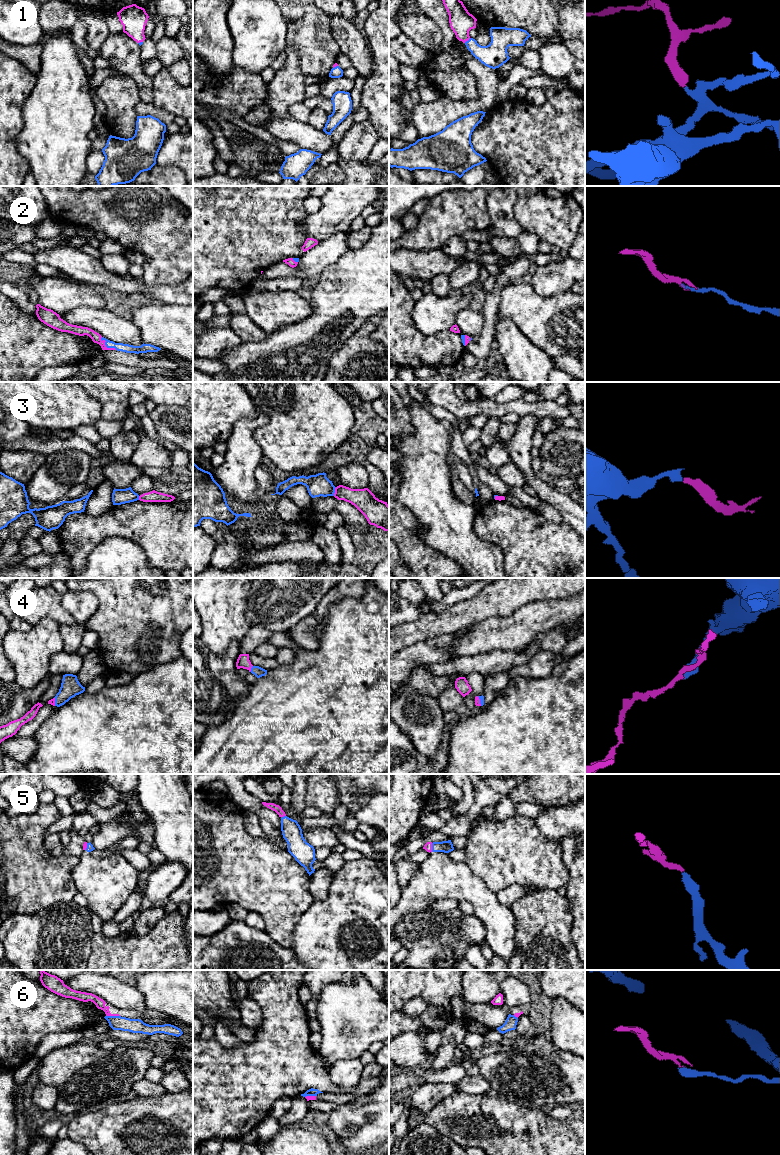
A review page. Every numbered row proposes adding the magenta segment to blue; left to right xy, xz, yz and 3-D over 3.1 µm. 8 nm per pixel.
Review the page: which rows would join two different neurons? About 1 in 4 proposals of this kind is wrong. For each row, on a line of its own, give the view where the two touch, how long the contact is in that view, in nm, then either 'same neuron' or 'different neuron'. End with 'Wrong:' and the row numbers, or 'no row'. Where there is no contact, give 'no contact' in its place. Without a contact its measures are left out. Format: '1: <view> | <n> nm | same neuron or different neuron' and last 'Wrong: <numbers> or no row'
1: yz | 70 nm | same neuron
2: xy | 160 nm | same neuron
3: xz | 80 nm | different neuron
4: xz | 60 nm | same neuron
5: yz | 70 nm | same neuron
6: xy | 110 nm | different neuron
Wrong: 3, 6

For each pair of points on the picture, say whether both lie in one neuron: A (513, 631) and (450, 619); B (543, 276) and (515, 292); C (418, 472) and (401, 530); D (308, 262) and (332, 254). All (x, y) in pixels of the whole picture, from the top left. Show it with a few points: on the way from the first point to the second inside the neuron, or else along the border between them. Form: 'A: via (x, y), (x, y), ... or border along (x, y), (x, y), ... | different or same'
A: border along (496, 616), (490, 616), (466, 628) | different
B: border along (531, 284), (532, 288), (539, 295), (552, 295) | different
C: border along (399, 502), (414, 515), (420, 528) | different
D: via (314, 261), (326, 254) | same

